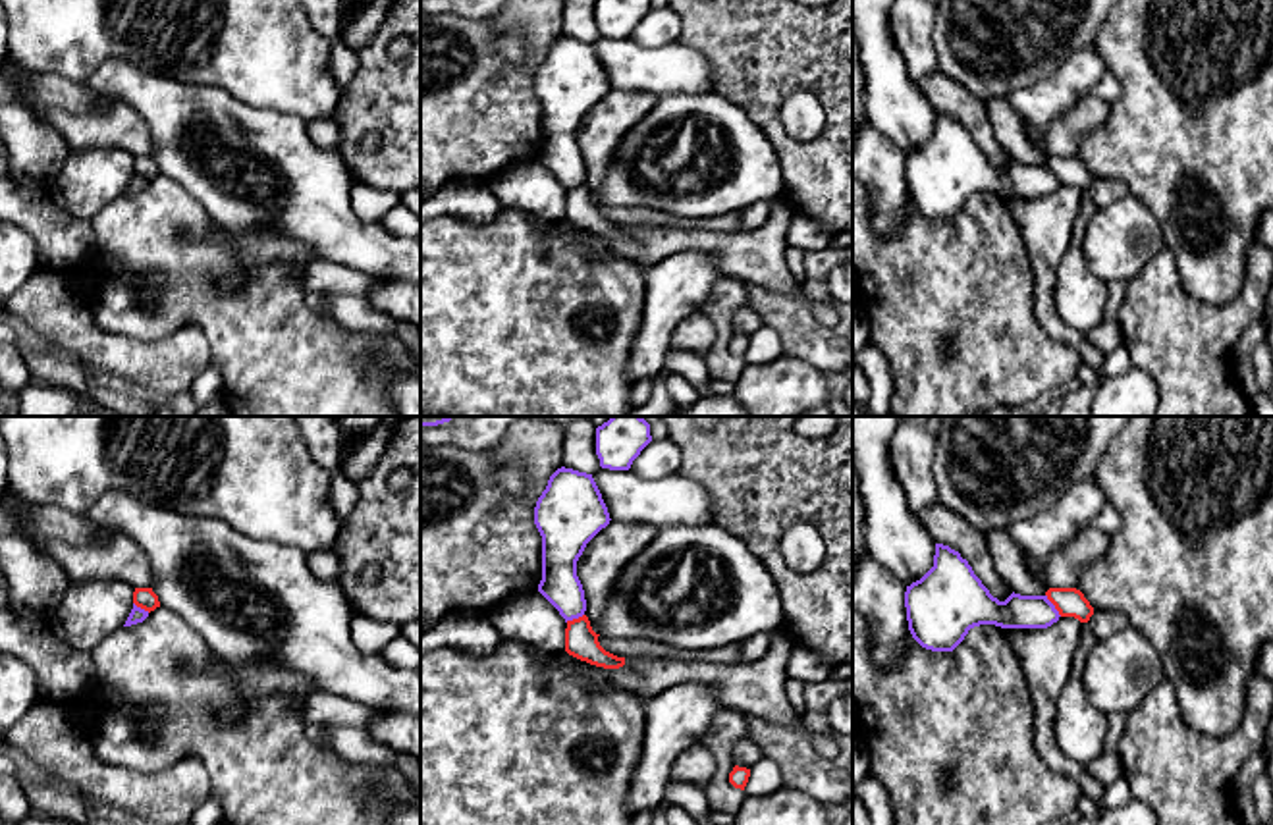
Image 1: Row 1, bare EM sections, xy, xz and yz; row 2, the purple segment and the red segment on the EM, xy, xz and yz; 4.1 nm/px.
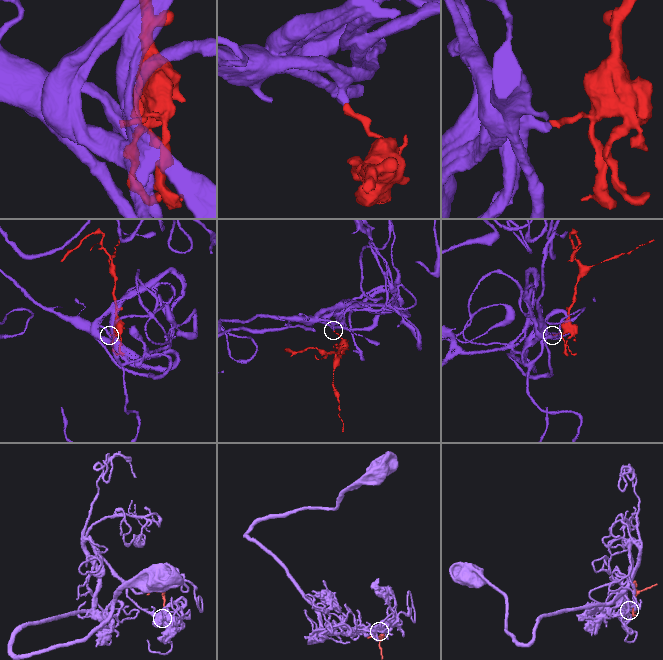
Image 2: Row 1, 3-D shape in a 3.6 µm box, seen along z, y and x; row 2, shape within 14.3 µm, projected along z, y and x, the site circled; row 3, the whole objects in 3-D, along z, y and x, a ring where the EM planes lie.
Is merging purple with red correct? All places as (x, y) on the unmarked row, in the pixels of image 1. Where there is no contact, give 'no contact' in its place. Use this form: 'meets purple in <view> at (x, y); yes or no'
meets purple in yz at (1054, 174); no

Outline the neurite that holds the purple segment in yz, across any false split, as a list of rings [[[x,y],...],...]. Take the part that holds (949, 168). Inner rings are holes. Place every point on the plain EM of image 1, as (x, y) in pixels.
[[[935,112],[934,135],[907,154],[905,175],[912,206],[932,220],[953,220],[980,193],[1047,197],[1061,185],[1047,164],[1013,160],[999,170],[968,129],[943,112]]]

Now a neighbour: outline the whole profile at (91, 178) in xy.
[[[71,148],[48,193],[83,227],[120,199],[133,177],[135,156],[120,148]]]

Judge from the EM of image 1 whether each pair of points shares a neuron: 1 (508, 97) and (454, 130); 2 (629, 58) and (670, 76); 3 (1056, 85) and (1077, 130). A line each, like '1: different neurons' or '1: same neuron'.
1: same neuron
2: same neuron
3: different neurons

